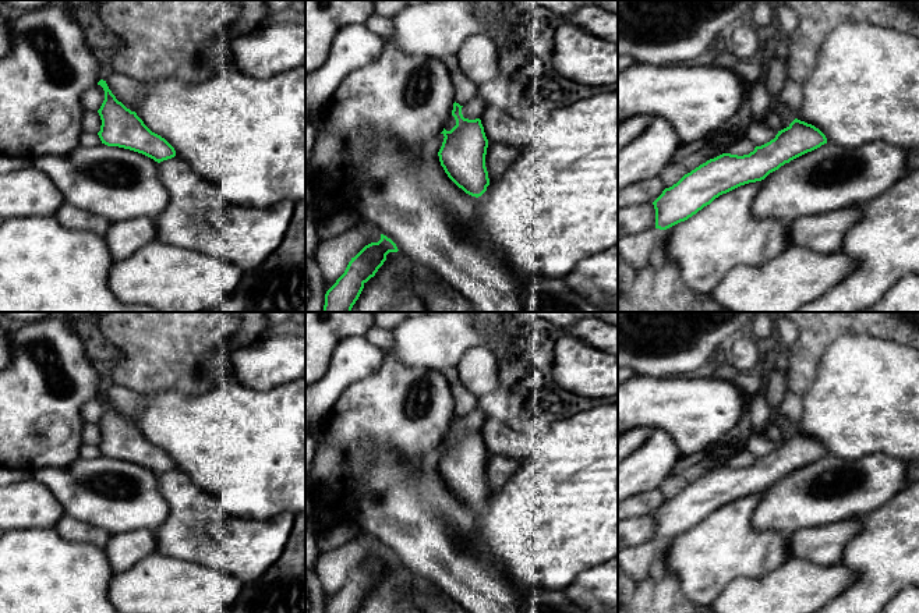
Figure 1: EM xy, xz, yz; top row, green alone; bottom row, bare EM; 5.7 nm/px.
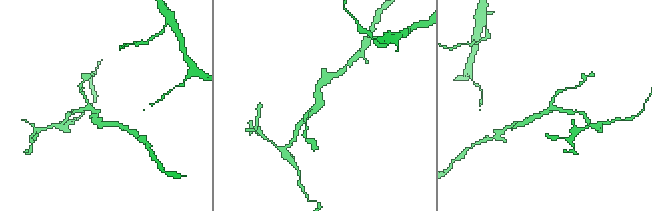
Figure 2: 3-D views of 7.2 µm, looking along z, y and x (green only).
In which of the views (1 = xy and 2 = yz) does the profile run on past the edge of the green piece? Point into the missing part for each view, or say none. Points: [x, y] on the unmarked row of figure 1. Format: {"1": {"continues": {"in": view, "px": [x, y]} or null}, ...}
{"1": {"continues": null}, "2": {"continues": null}}

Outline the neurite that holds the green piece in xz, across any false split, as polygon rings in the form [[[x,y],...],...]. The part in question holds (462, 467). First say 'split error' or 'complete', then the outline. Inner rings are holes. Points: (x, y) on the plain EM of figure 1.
complete; [[[453,415],[456,437],[441,444],[445,450],[438,468],[448,489],[466,506],[478,510],[489,497],[485,479],[488,451],[481,432],[464,430],[462,419]]]

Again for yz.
complete; [[[795,430],[774,451],[756,458],[749,467],[722,465],[707,472],[665,500],[653,514],[655,541],[667,542],[688,532],[720,507],[761,493],[785,475],[824,456],[827,450],[819,440]]]

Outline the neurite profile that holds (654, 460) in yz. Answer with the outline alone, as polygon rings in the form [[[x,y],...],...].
[[[662,429],[651,436],[618,465],[618,502],[657,489],[672,475],[681,458],[674,439]]]

